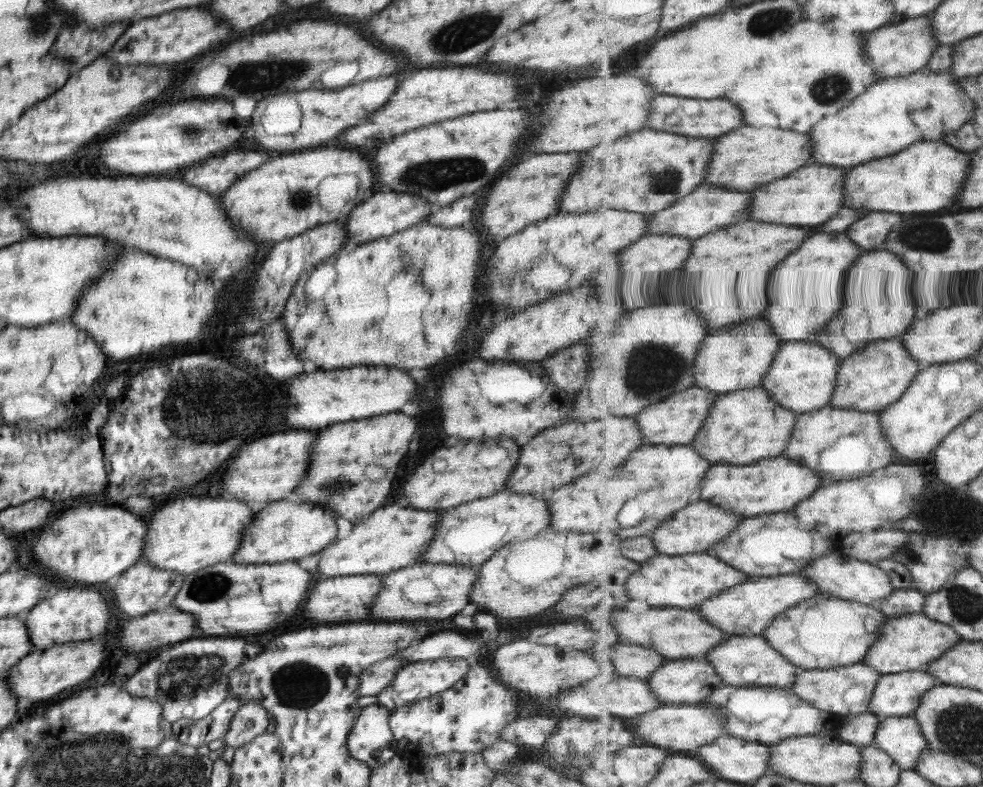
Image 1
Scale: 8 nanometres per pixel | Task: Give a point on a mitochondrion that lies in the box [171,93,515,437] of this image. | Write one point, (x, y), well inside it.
(436, 175)

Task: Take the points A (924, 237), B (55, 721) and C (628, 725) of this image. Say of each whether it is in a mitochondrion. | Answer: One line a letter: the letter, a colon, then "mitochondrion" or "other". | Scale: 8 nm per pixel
A: mitochondrion
B: other
C: other

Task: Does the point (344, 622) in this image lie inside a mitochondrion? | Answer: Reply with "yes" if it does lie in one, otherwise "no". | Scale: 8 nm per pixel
no

